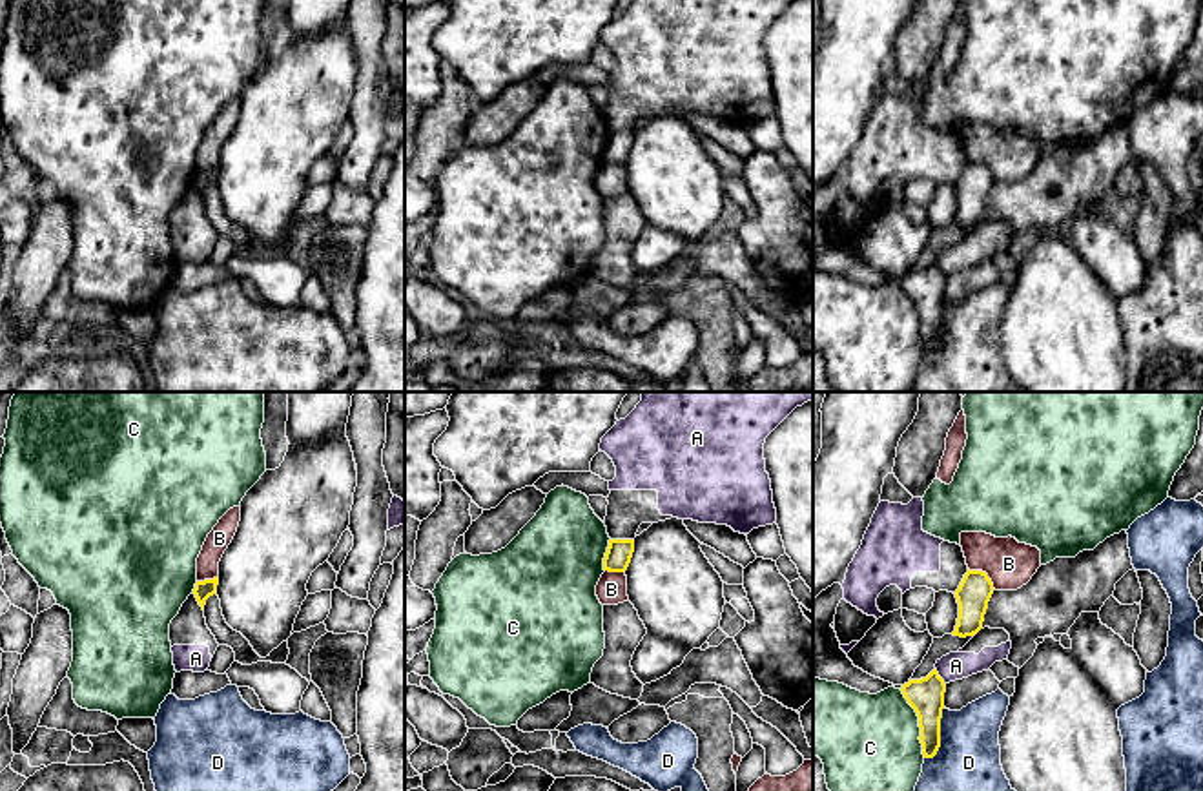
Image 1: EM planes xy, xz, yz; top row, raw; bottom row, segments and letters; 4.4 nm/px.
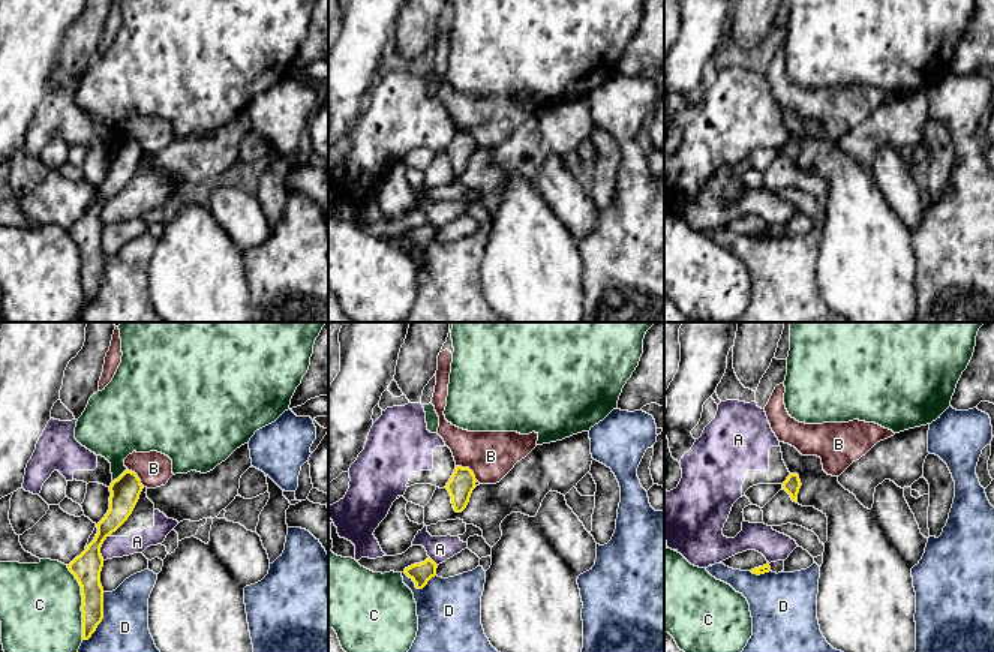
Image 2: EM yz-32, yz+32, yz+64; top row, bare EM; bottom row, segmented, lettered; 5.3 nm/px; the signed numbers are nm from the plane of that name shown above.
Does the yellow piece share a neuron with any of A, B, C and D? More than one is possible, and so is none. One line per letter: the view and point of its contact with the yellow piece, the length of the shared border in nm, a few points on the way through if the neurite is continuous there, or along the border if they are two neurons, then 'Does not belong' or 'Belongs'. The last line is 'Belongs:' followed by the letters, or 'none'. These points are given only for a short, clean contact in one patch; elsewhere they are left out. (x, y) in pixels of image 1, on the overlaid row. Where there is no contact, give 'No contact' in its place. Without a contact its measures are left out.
A: Touches yellow at yz (939, 677). Shared border 90 nm. Boundary: yz (935, 667), (945, 684). Does not belong
B: Touches yellow at yz (985, 573). Shared border 150 nm. Boundary: yz (968, 567), (981, 569), (994, 587). Does not belong
C: Touches yellow at yz (919, 724). Shared border 320 nm. Does not belong
D: Touches yellow at yz (939, 737). Shared border 240 nm. Does not belong
Belongs: none

